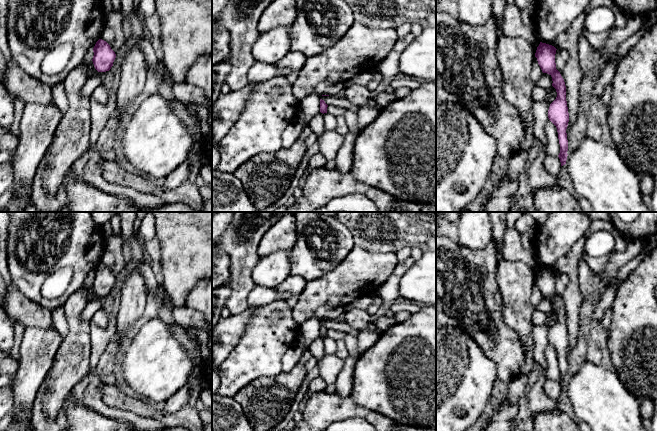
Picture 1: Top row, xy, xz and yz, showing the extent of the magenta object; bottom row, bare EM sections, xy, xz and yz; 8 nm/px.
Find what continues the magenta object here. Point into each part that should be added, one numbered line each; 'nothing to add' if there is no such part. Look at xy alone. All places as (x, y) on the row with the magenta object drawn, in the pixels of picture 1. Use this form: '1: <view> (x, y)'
nothing to add

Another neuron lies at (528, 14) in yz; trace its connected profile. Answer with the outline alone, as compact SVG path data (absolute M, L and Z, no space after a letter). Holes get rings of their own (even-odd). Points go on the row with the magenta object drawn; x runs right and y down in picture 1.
M530 6L530 7L521 9L521 17L525 25L533 24L535 20L535 7Z

